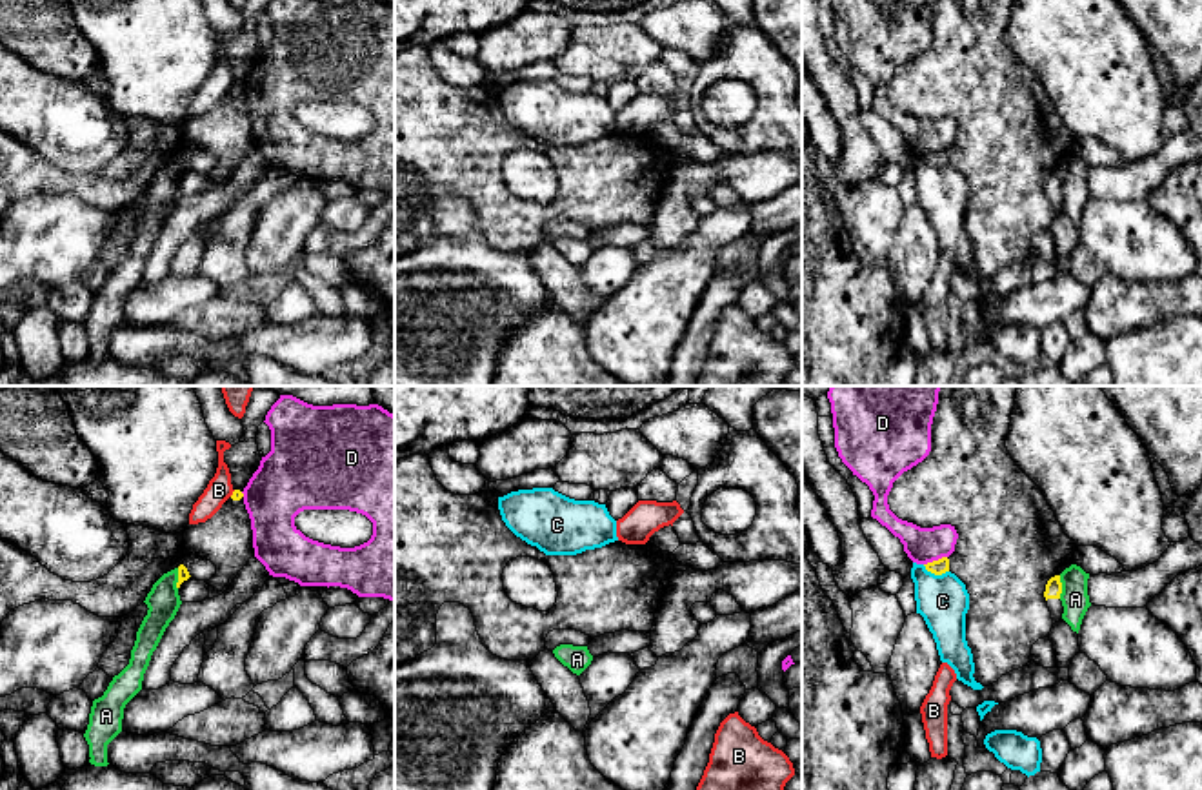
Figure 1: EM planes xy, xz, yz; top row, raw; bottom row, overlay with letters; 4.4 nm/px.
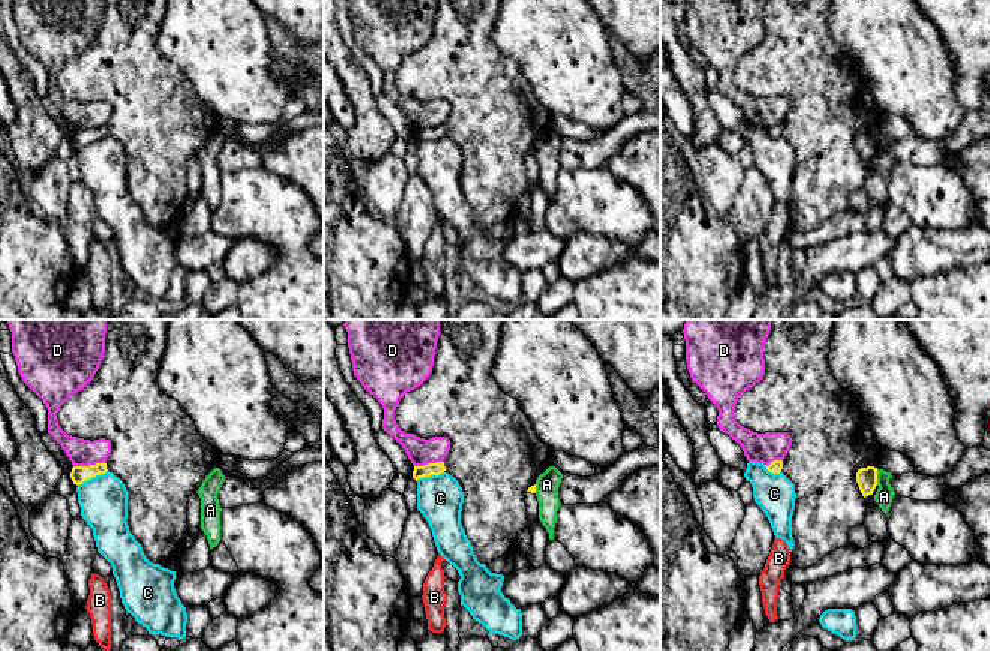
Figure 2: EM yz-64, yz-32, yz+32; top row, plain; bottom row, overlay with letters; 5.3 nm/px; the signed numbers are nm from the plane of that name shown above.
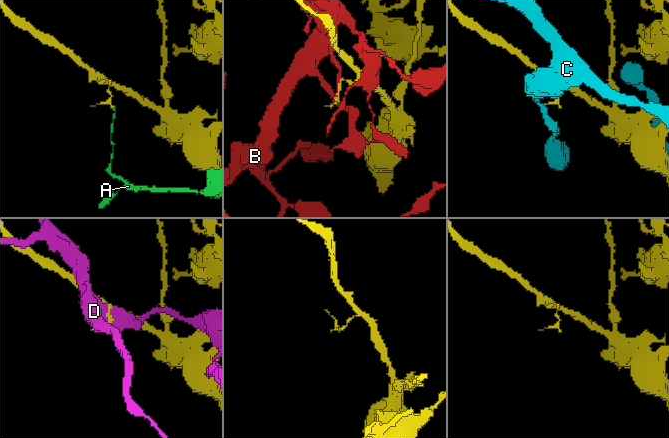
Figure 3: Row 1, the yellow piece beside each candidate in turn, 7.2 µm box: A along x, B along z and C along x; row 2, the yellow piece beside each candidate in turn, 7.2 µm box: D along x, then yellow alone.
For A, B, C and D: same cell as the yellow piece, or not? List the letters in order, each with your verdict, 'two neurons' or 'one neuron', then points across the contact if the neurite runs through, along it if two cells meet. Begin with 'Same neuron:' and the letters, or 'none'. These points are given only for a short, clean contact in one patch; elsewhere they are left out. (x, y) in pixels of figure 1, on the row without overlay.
Same neuron: none
A: two neurons; border yz (1059, 168), (1061, 190)
B: two neurons
C: two neurons
D: two neurons

